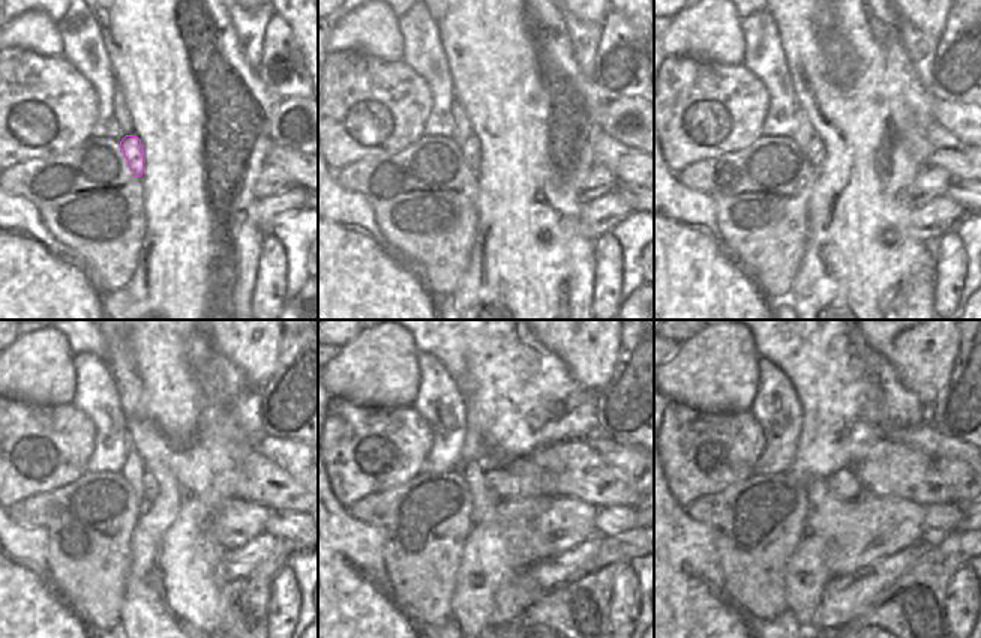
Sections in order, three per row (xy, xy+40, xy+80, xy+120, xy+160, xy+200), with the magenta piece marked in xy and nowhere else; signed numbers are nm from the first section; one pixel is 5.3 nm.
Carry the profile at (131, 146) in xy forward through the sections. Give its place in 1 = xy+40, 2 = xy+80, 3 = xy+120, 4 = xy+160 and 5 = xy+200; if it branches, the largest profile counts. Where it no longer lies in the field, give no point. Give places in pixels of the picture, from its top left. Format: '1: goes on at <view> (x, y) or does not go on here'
1: goes on at xy+40 (470, 147)
2: goes on at xy+80 (815, 152)
3: goes on at xy+120 (150, 485)
4: goes on at xy+160 (501, 481)
5: goes on at xy+200 (843, 484)

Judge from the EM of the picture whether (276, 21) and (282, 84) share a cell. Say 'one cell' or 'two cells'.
one cell

